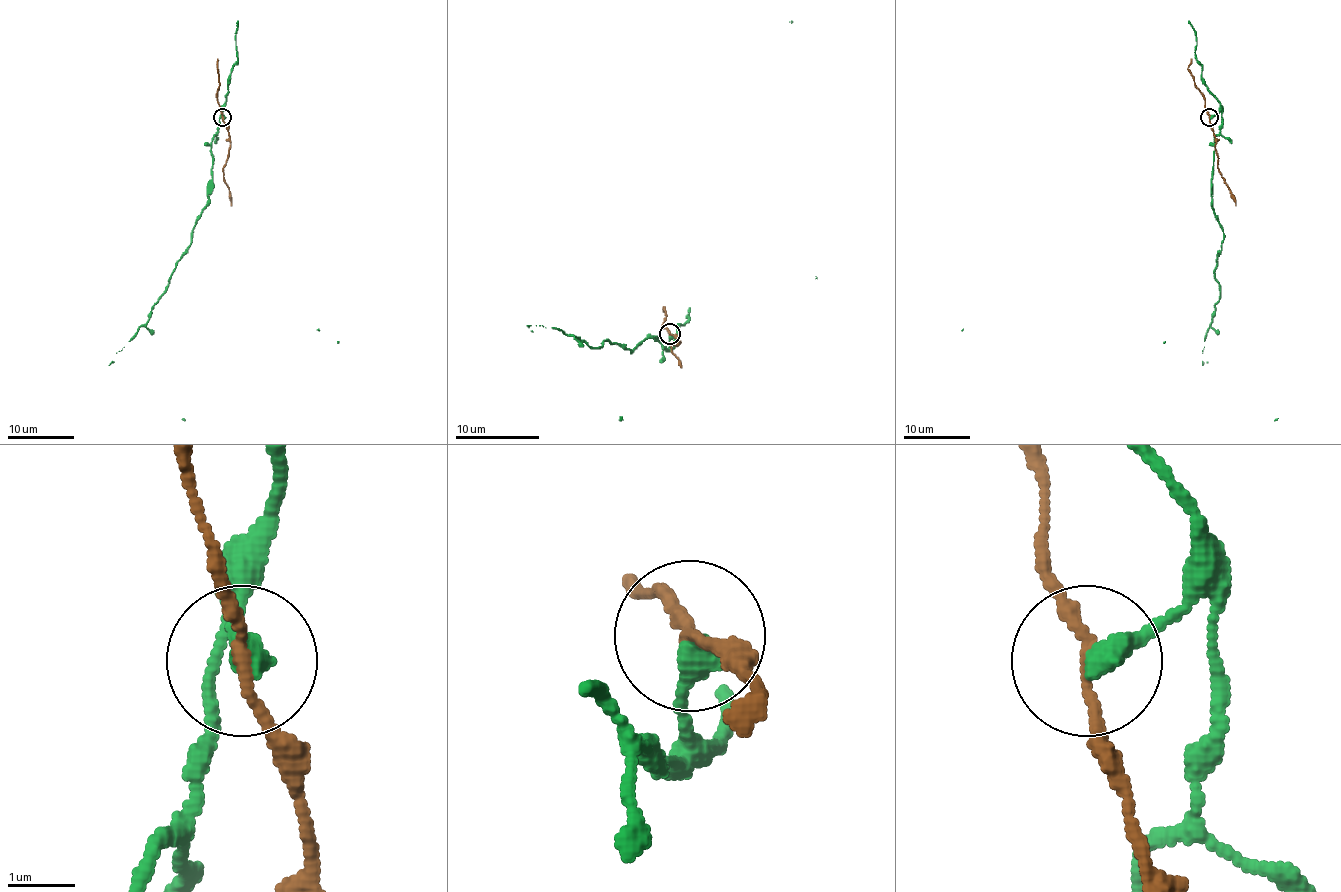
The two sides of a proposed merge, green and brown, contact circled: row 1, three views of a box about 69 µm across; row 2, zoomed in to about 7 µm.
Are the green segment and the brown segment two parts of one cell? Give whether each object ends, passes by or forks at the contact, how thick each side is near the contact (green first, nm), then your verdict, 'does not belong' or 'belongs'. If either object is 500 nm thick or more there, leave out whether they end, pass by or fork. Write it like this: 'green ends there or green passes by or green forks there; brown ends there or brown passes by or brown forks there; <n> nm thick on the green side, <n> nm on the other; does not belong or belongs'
green ends there; brown passes by; 400 nm thick on the green side, 160 nm on the other; does not belong

